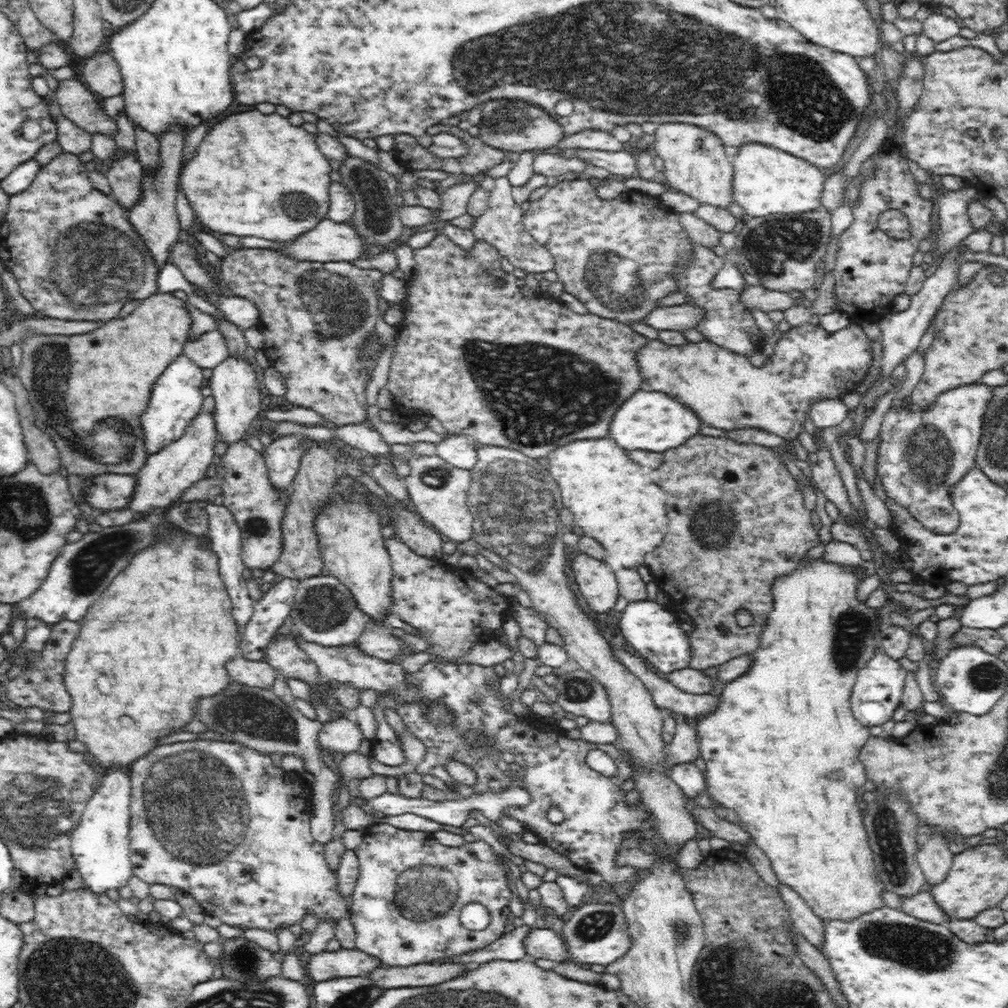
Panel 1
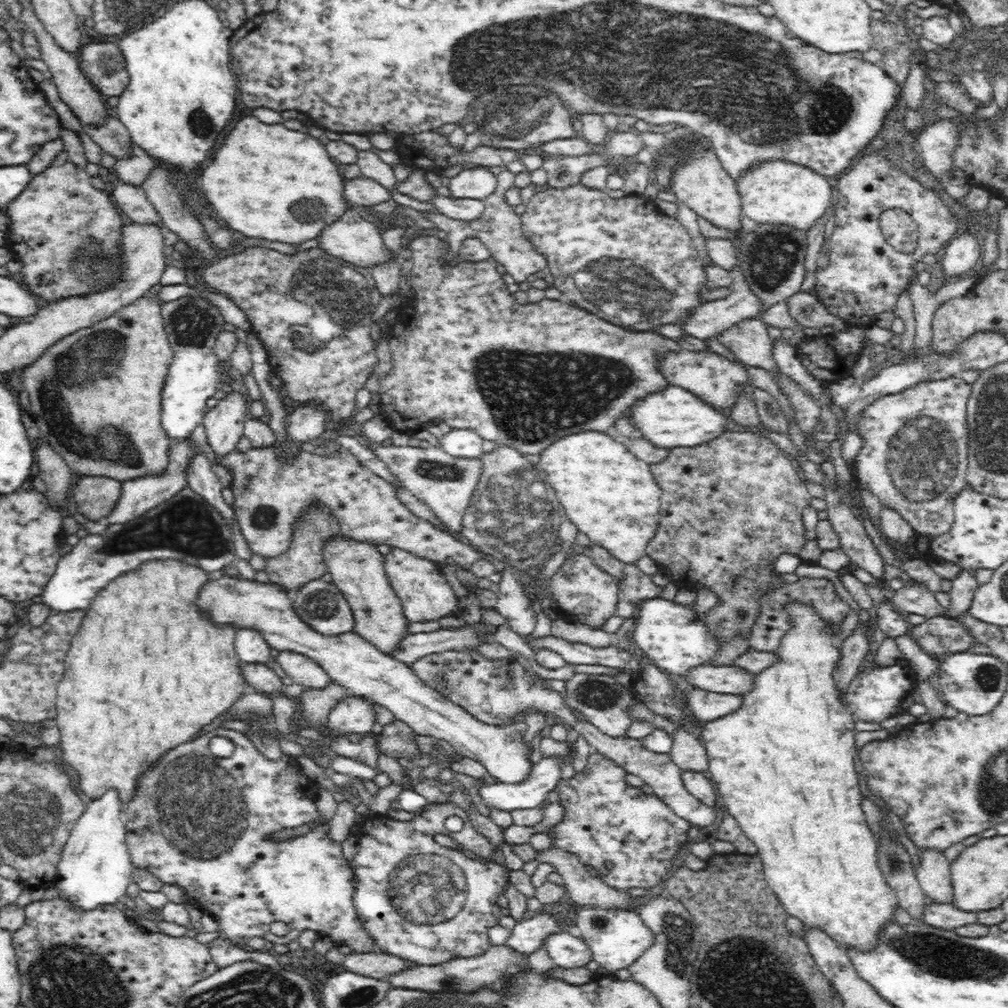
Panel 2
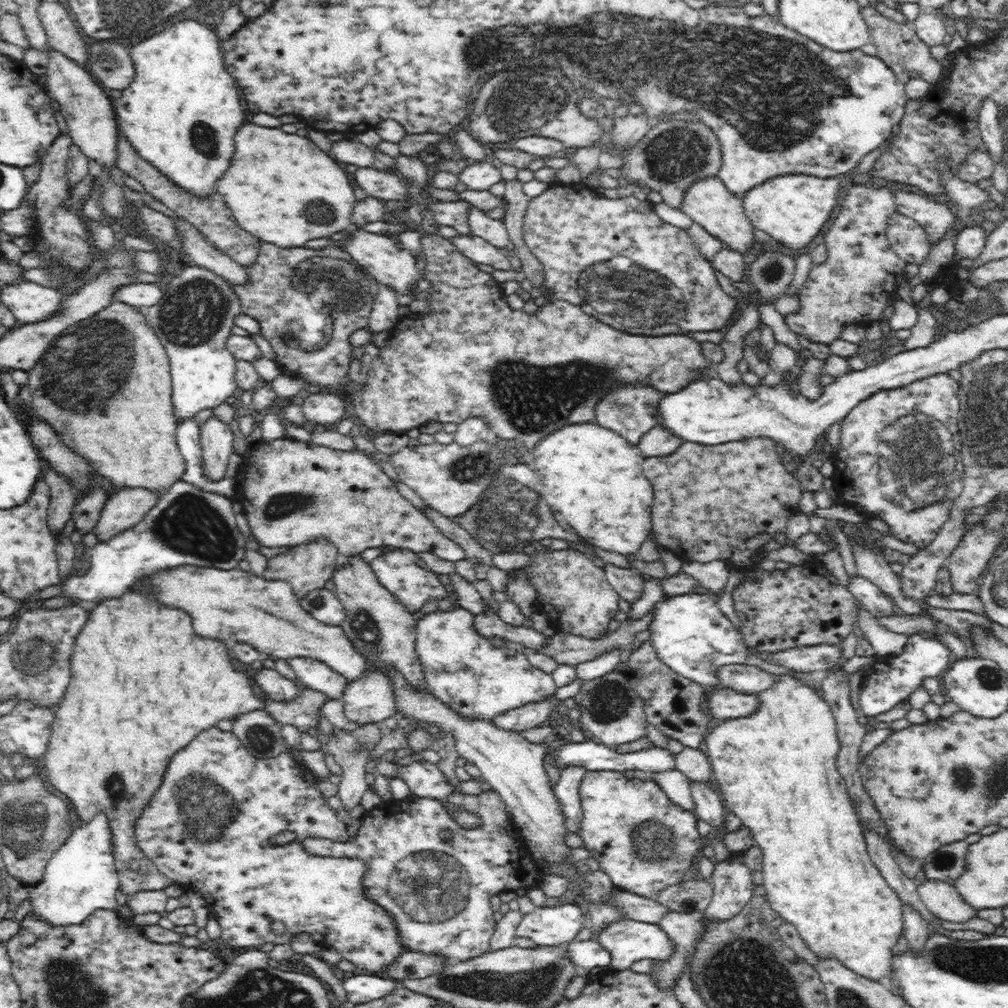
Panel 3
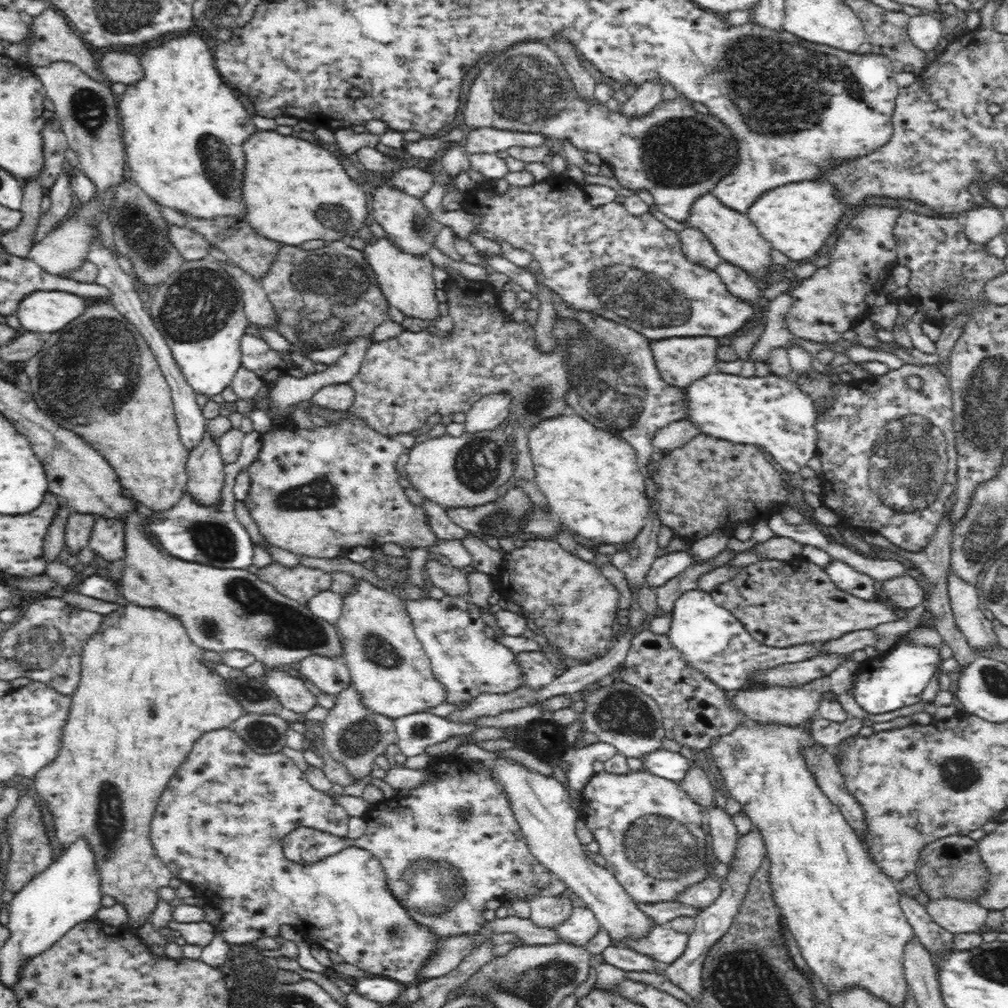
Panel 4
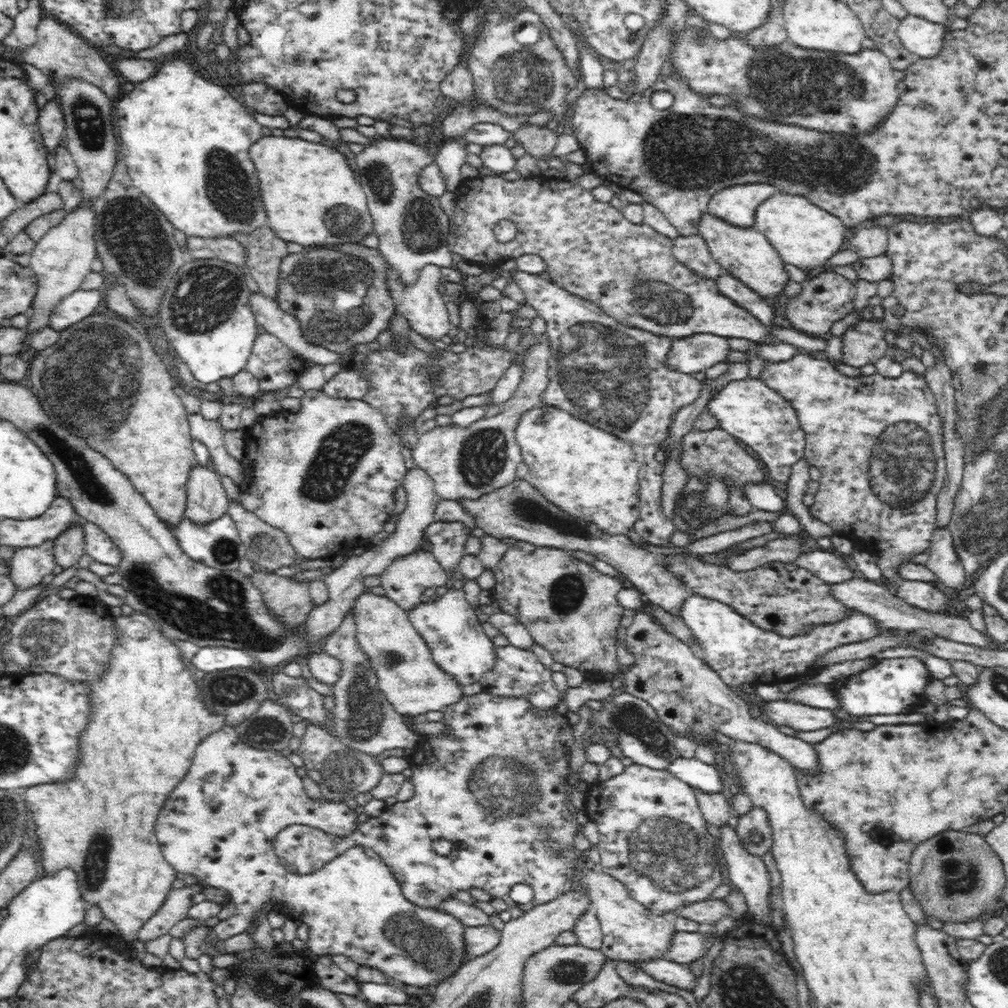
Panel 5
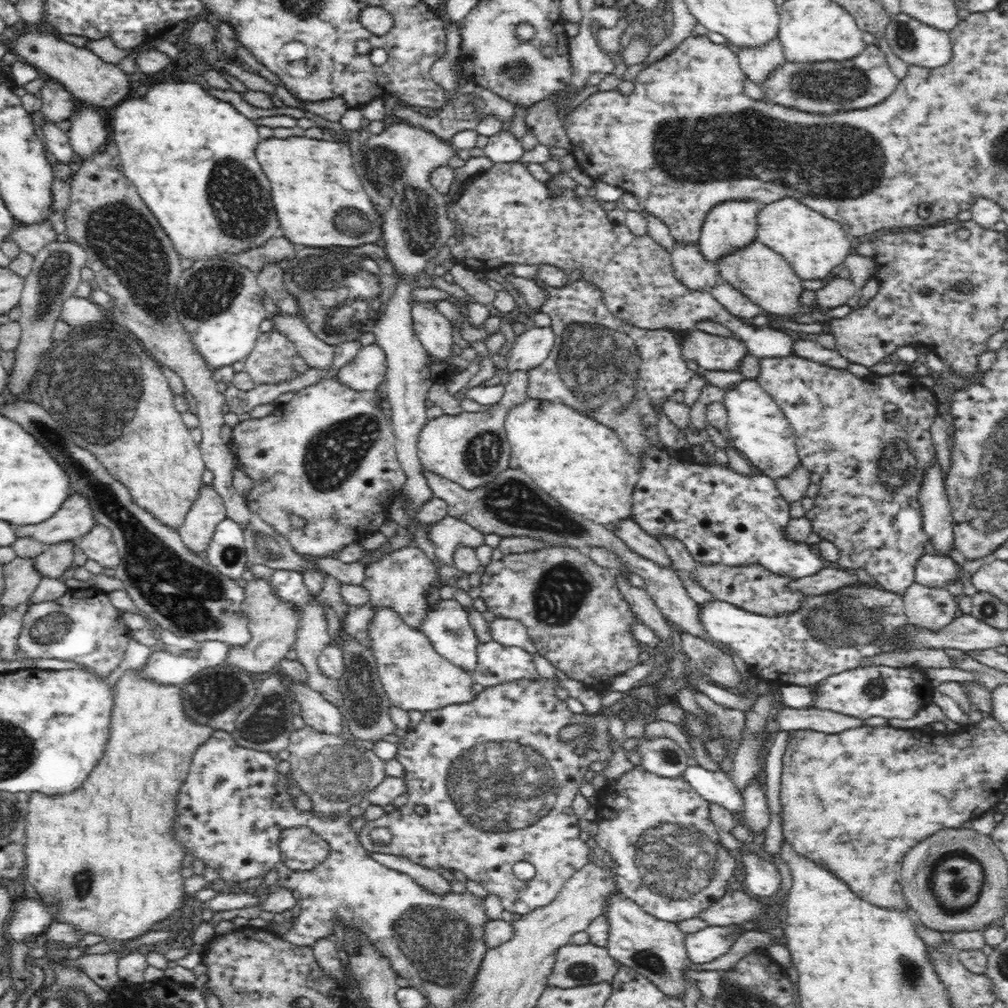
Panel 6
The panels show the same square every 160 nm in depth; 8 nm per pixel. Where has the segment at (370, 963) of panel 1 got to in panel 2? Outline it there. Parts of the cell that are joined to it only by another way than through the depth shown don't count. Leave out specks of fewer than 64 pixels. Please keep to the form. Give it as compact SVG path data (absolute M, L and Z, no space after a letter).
M382 952L376 953L350 953L342 958L342 966L346 971L361 974L375 979L386 980L391 974L396 974L410 969L413 964L403 958Z

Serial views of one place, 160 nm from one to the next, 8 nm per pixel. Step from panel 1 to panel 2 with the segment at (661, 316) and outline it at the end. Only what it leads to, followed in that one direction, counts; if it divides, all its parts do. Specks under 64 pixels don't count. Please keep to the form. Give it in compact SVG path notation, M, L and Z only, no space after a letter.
M736 266L730 274L733 278L732 293L724 299L708 301L696 308L692 316L680 325L686 334L704 341L711 340L742 320L759 316L762 303L753 296L742 271Z

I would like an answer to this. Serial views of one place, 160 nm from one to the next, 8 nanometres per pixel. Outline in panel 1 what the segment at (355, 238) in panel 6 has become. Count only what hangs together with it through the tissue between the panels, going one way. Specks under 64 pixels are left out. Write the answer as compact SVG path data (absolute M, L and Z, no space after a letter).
M255 109L224 118L208 132L196 156L181 168L180 186L190 200L194 216L210 230L222 234L256 236L278 242L295 240L328 218L332 170L329 159L318 150L314 138L315 135L292 126L276 113L264 116Z

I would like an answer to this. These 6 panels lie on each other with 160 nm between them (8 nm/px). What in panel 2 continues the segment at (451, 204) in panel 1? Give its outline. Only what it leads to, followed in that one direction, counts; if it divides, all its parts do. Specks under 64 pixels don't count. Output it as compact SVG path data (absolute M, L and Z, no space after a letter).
M477 165L474 168L464 169L460 174L449 178L448 188L454 198L484 200L496 191L497 176L489 172L486 167Z

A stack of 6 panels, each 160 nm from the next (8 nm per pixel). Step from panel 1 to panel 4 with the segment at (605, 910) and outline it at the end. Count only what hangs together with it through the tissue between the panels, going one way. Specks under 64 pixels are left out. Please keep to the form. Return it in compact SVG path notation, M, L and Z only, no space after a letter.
M658 924L641 939L624 939L623 945L655 961L672 964L687 949L688 939L686 933Z

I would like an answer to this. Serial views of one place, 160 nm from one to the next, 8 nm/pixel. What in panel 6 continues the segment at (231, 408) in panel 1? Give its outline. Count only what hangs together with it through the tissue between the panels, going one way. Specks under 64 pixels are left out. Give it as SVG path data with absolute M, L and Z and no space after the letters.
M211 481L204 483L199 489L199 498L176 532L181 536L185 547L194 555L204 557L208 543L214 538L218 523L227 518L227 510L222 497L214 490Z

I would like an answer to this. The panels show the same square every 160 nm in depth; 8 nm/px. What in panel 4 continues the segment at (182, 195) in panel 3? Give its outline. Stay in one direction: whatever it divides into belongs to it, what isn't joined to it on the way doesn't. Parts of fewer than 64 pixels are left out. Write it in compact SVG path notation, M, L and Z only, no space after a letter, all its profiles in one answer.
M190 215L187 216L191 228L205 236L212 244L224 251L234 264L242 270L252 275L255 279L261 279L270 270L270 263L274 260L274 255L281 248L280 242L271 241L268 238L258 236L251 226L248 226L244 220L238 220L236 217L216 217L215 219L198 219Z

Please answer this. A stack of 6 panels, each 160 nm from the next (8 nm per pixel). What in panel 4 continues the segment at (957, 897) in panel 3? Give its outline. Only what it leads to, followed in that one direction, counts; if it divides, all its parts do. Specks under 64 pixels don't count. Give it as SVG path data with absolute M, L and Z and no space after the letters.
M950 897L930 900L927 911L944 930L954 934L978 933L985 926L989 910L978 902L962 901Z

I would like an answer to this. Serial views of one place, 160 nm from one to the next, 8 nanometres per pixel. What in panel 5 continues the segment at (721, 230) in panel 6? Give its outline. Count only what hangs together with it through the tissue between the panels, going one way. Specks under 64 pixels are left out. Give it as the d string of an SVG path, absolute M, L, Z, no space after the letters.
M744 184L727 187L712 196L708 212L737 227L753 227L755 210L777 189L768 184Z

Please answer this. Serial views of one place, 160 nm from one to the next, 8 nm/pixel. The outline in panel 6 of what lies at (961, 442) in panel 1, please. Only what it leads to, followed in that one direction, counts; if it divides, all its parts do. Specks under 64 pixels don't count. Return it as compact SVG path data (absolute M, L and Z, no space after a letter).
M795 354L786 358L763 358L760 359L760 376L757 377L758 384L762 386L762 388L770 394L770 396L778 403L778 406L781 407L783 410L783 413L786 415L786 418L788 419L788 422L792 425L792 428L795 432L795 445L797 446L797 455L799 456L799 459L801 460L801 465L805 466L808 470L811 470L811 472L816 472L816 474L820 474L821 481L819 482L819 491L815 499L813 499L813 507L810 510L807 510L805 512L805 518L812 523L813 527L813 533L818 535L821 540L831 542L836 549L838 549L838 559L836 560L836 563L840 565L843 569L862 569L866 571L866 573L870 574L870 576L875 580L877 583L877 586L882 588L883 590L886 590L890 593L895 593L900 595L901 597L906 594L906 590L912 586L912 584L915 584L915 567L918 563L918 560L925 554L924 553L924 547L926 544L929 543L929 535L926 534L923 528L923 521L922 521L922 511L921 511L921 503L920 503L920 488L921 485L924 483L924 476L925 473L928 472L930 468L932 468L932 460L936 457L936 452L934 451L934 446L932 445L932 438L930 437L930 426L932 426L932 423L934 422L934 419L937 417L937 408L939 405L938 399L936 398L936 395L932 393L930 388L926 388L920 381L918 381L917 376L912 376L911 374L903 374L903 373L891 373L888 374L888 376L874 376L873 372L870 372L870 376L865 377L856 377L854 374L850 373L848 369L836 369L832 368L831 366L826 366L819 362L814 362L813 360L802 358L799 356L796 356Z

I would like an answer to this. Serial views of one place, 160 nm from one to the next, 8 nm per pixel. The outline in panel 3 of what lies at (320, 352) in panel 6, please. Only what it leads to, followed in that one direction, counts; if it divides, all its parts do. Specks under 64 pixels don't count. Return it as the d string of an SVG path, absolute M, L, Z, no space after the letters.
M184 219L174 220L181 232L181 246L196 266L214 271L232 285L245 283L247 269L232 260L224 251L216 248L196 228Z

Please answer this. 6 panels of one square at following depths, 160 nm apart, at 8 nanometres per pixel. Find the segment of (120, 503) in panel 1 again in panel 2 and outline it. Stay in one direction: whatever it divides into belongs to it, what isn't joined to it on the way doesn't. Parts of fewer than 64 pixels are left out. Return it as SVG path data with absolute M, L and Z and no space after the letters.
M83 476L72 488L77 512L92 522L107 518L120 498L122 483L103 476Z

